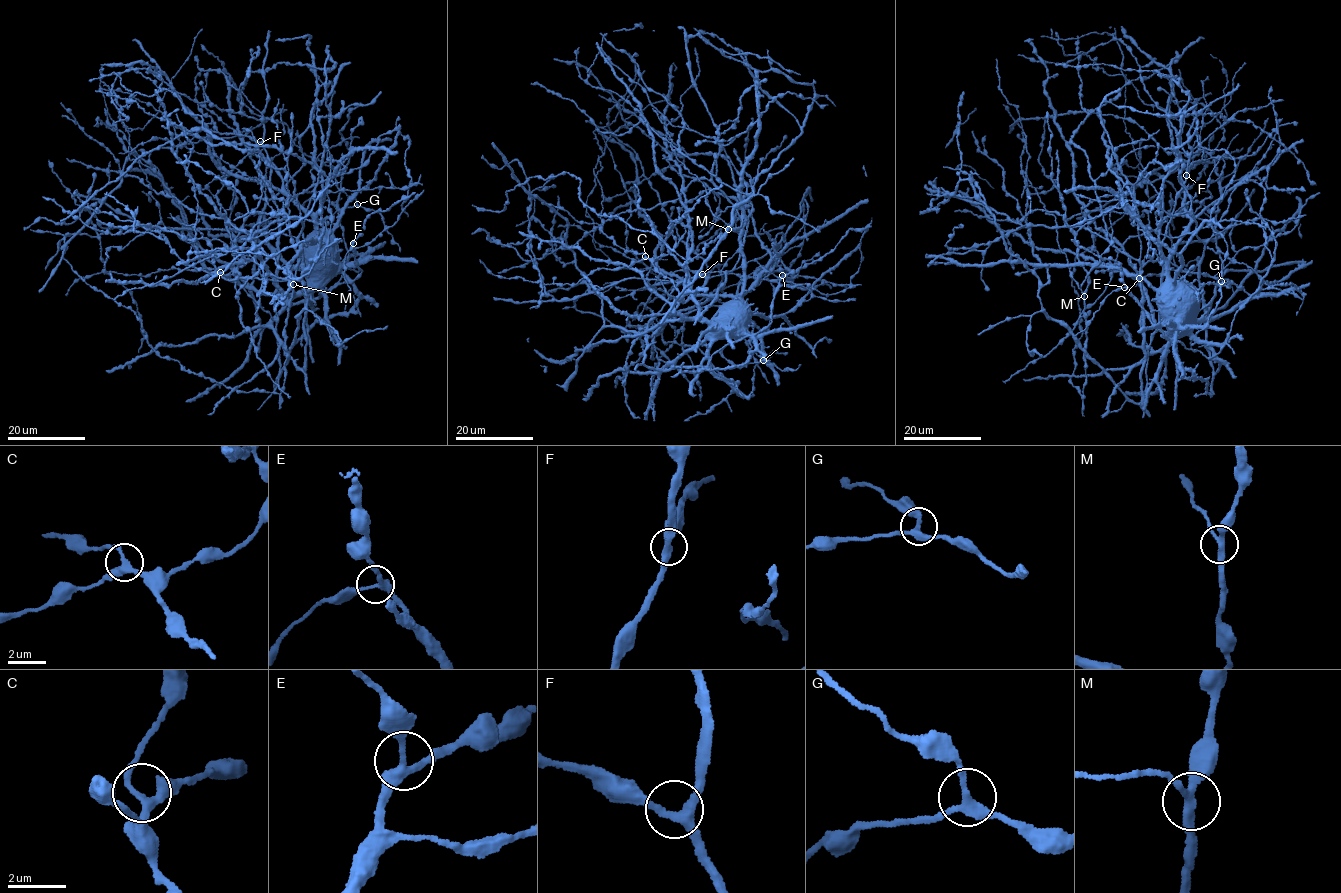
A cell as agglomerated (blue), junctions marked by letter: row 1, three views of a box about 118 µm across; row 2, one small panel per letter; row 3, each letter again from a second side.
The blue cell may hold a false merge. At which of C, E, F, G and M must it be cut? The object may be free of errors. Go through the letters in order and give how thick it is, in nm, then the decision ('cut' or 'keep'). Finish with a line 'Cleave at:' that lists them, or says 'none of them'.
C: calibre 260 nm; keep
E: calibre 280 nm; keep
F: calibre 280 nm; keep
G: calibre 260 nm; keep
M: calibre 240 nm; cut
Cleave at: M

